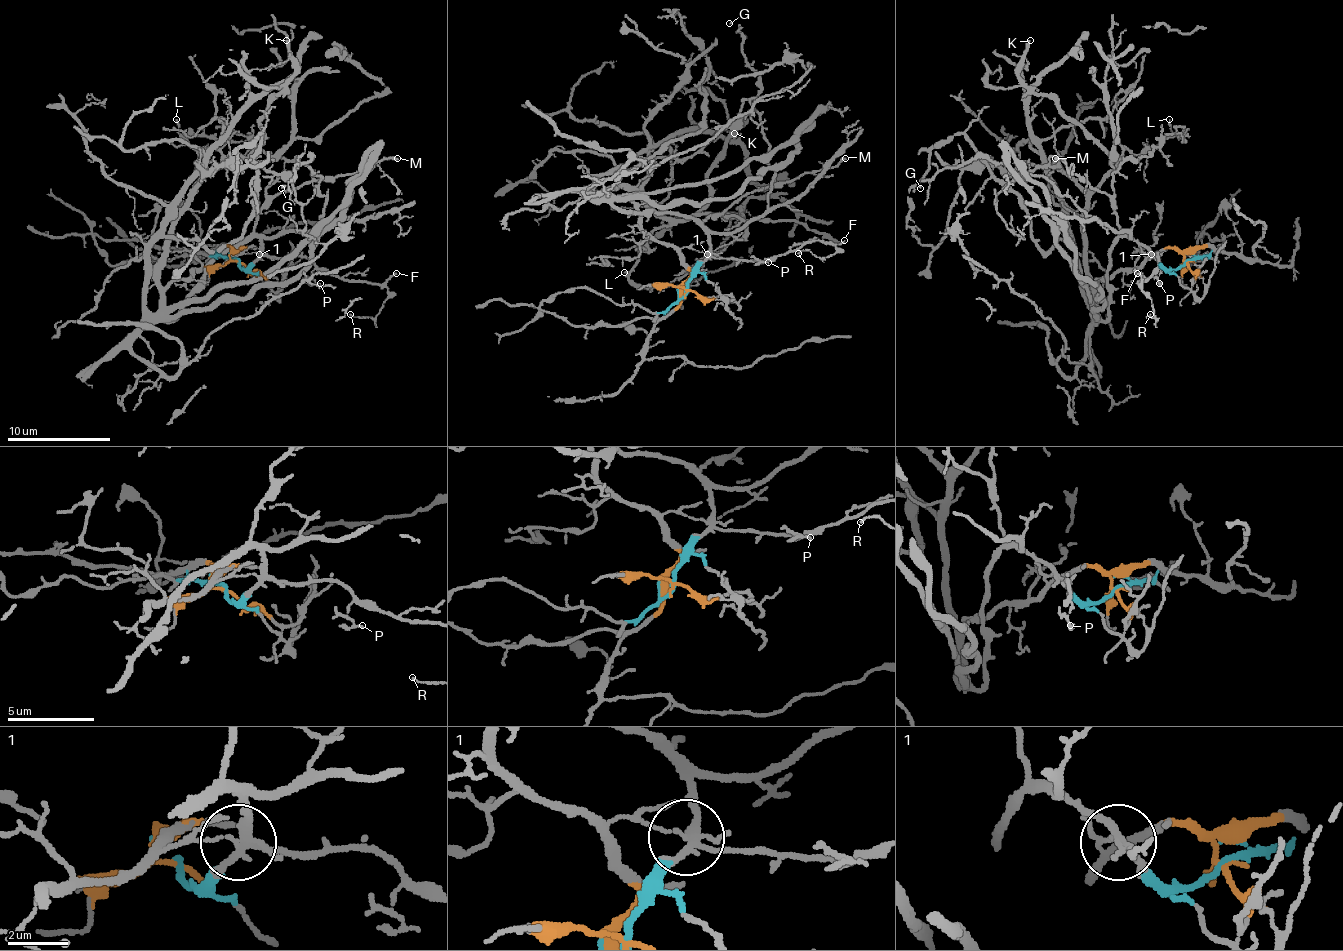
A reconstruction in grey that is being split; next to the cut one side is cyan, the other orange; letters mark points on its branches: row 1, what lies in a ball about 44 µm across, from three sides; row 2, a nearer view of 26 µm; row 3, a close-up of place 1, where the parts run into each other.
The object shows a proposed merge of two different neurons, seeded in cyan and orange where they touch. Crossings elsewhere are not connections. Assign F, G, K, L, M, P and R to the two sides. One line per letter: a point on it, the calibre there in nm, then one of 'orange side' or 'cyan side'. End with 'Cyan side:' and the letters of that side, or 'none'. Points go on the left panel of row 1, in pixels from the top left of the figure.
F: place (396, 273); calibre 140 nm; cyan side
G: place (281, 188); calibre 90 nm; cyan side
K: place (286, 40); calibre 240 nm; orange side
L: place (176, 119); calibre 120 nm; orange side
M: place (397, 158); calibre 190 nm; cyan side
P: place (320, 283); calibre 90 nm; cyan side
R: place (350, 314); calibre 110 nm; cyan side
Cyan side: F, G, M, P, R

